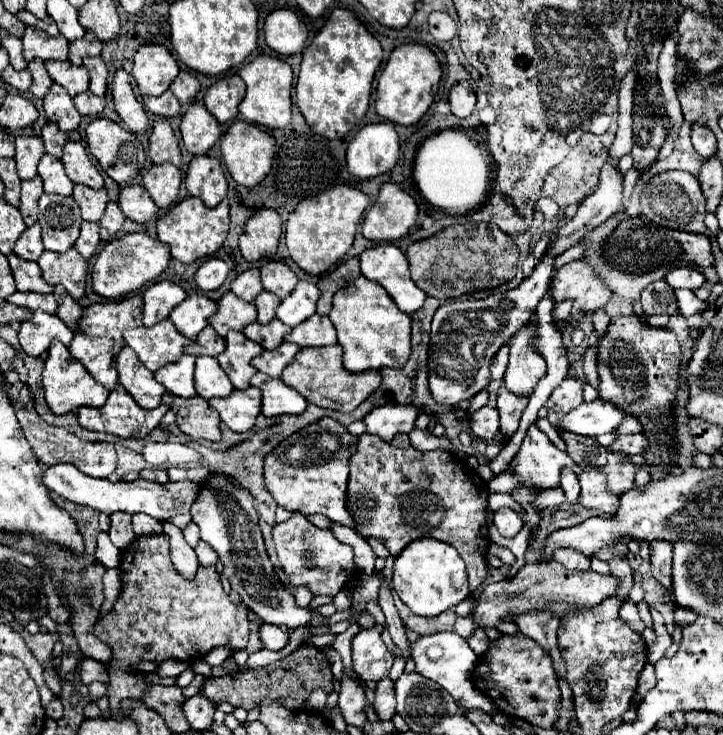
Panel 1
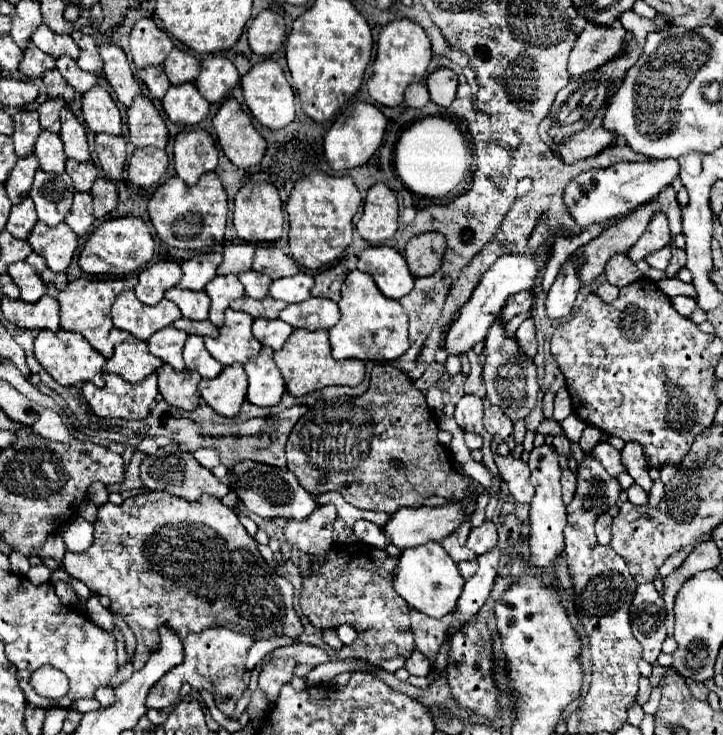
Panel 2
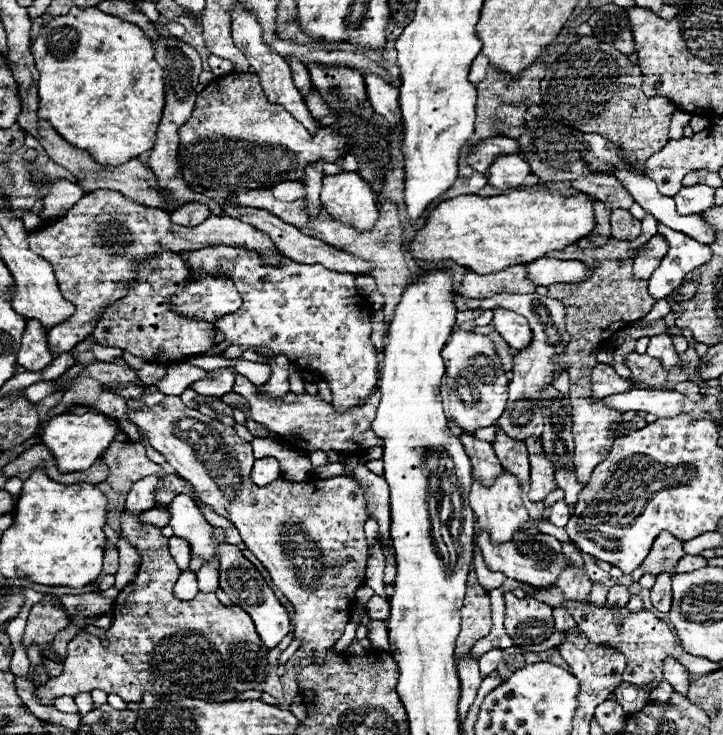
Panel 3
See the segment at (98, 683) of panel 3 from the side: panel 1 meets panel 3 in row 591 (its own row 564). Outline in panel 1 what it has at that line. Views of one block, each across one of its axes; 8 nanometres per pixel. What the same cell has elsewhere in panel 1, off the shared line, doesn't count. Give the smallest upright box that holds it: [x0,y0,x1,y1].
[94,534,248,718]

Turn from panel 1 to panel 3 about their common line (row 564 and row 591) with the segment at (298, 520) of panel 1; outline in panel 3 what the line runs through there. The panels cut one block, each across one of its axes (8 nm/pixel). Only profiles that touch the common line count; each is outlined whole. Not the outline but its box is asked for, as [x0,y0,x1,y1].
[128,396,370,662]

